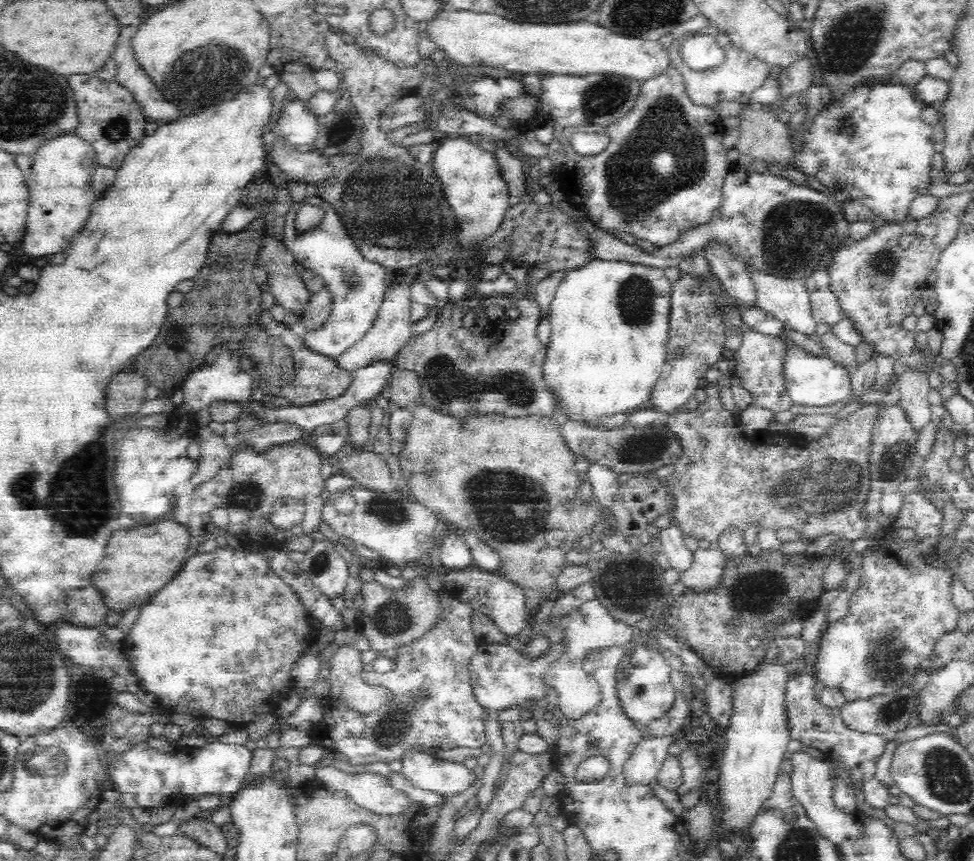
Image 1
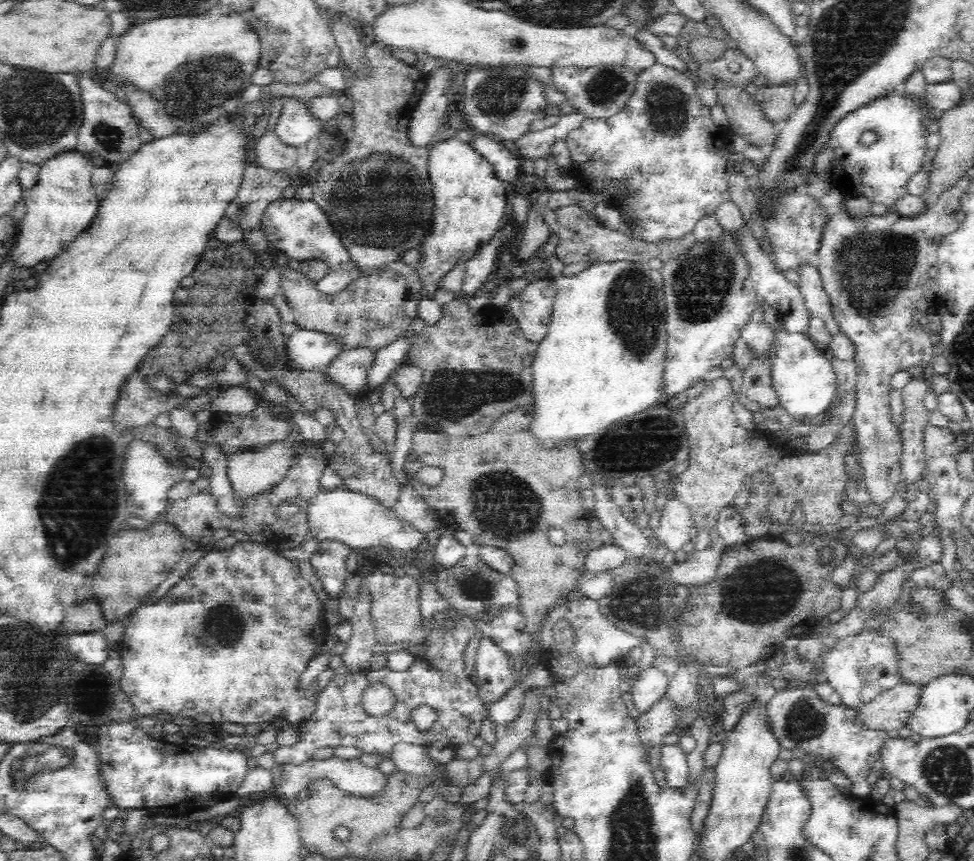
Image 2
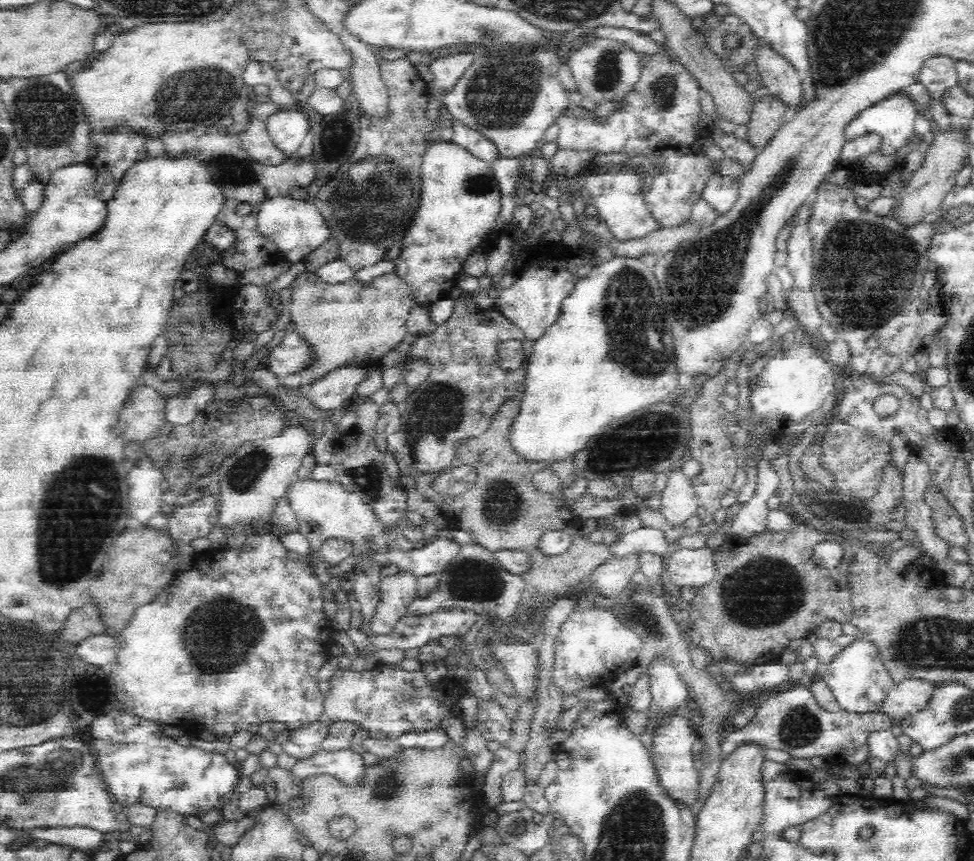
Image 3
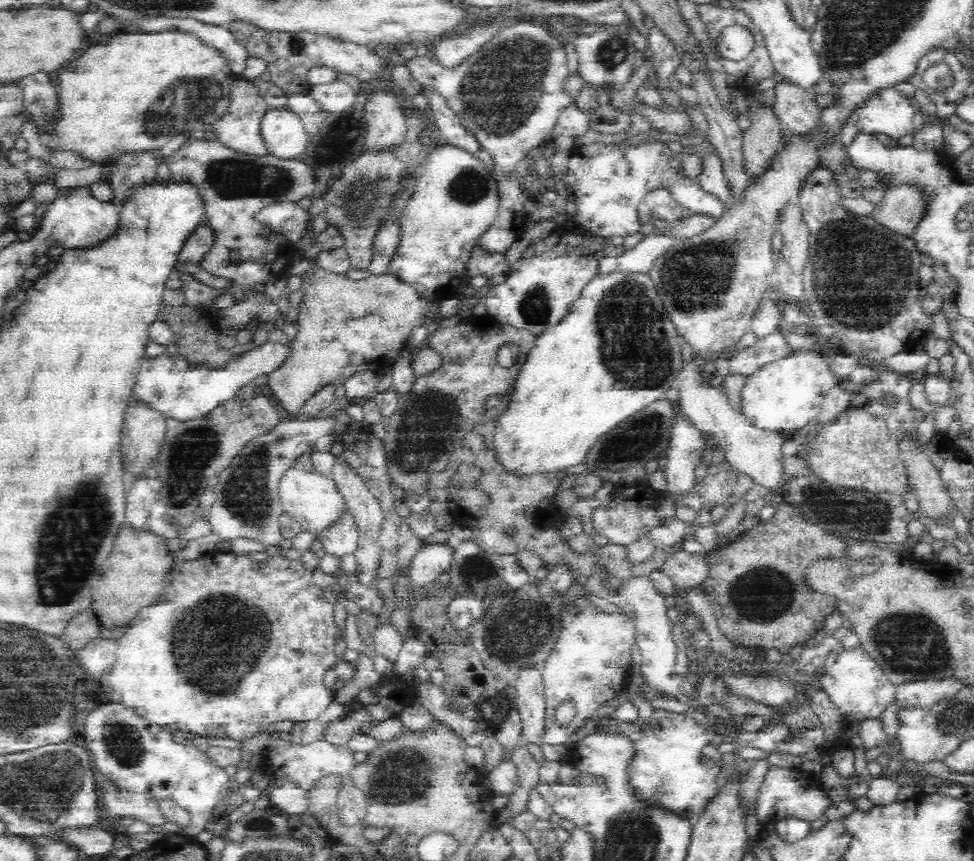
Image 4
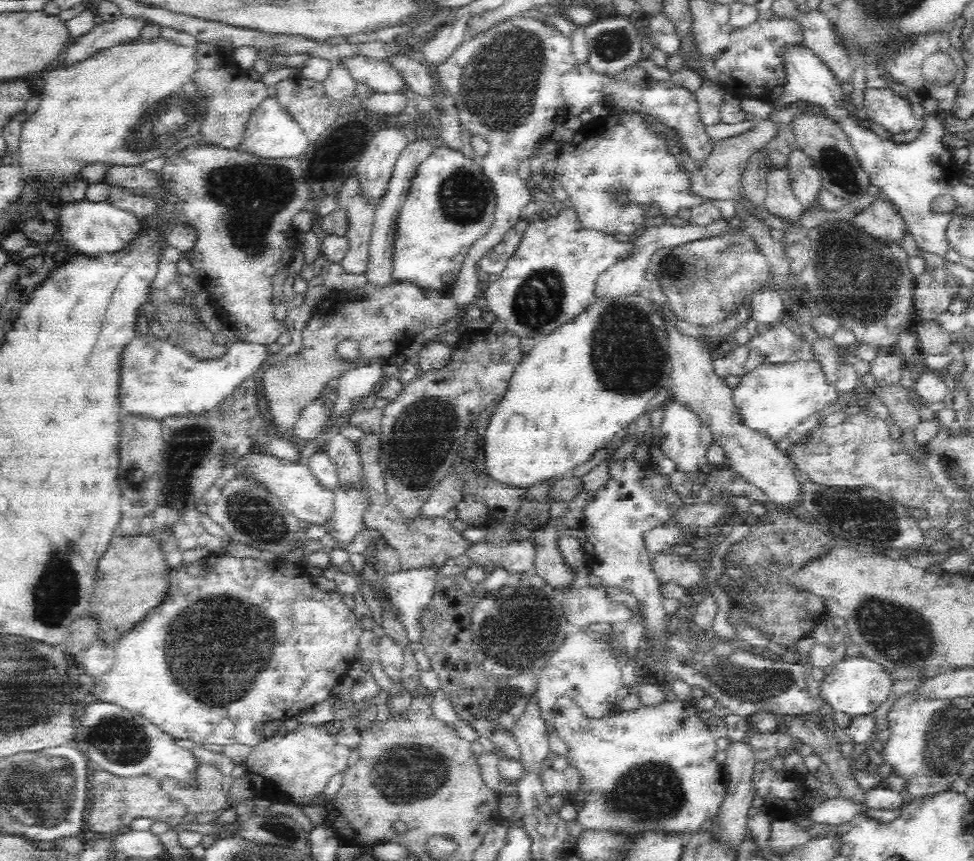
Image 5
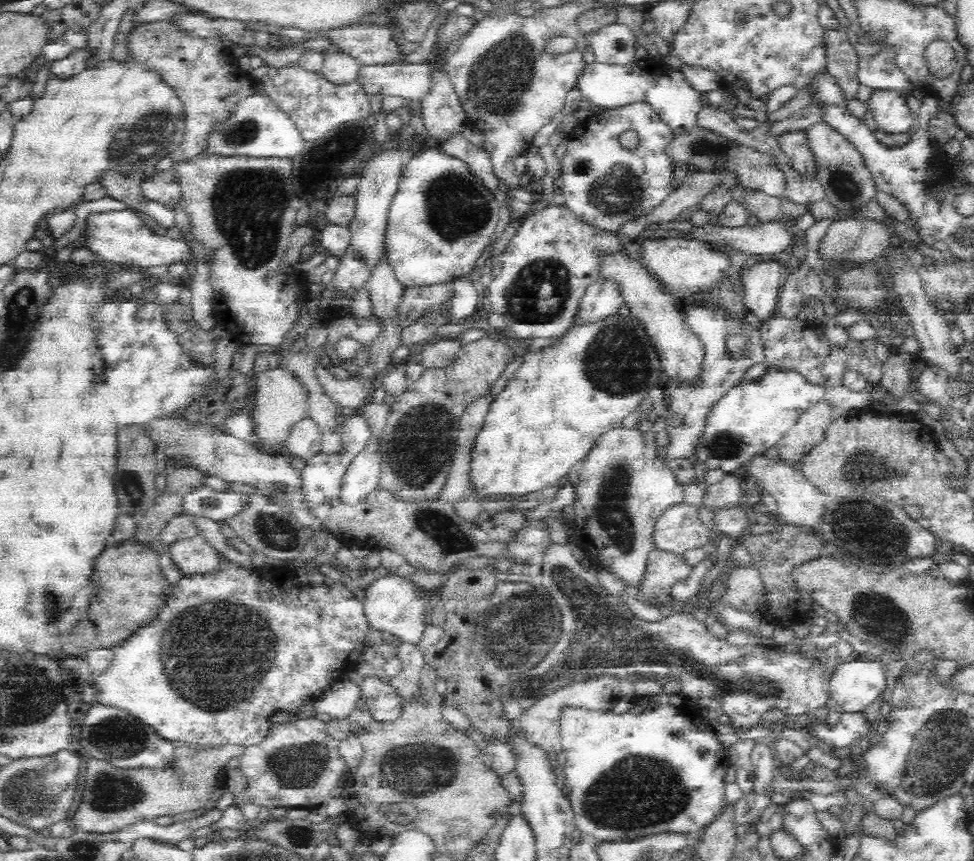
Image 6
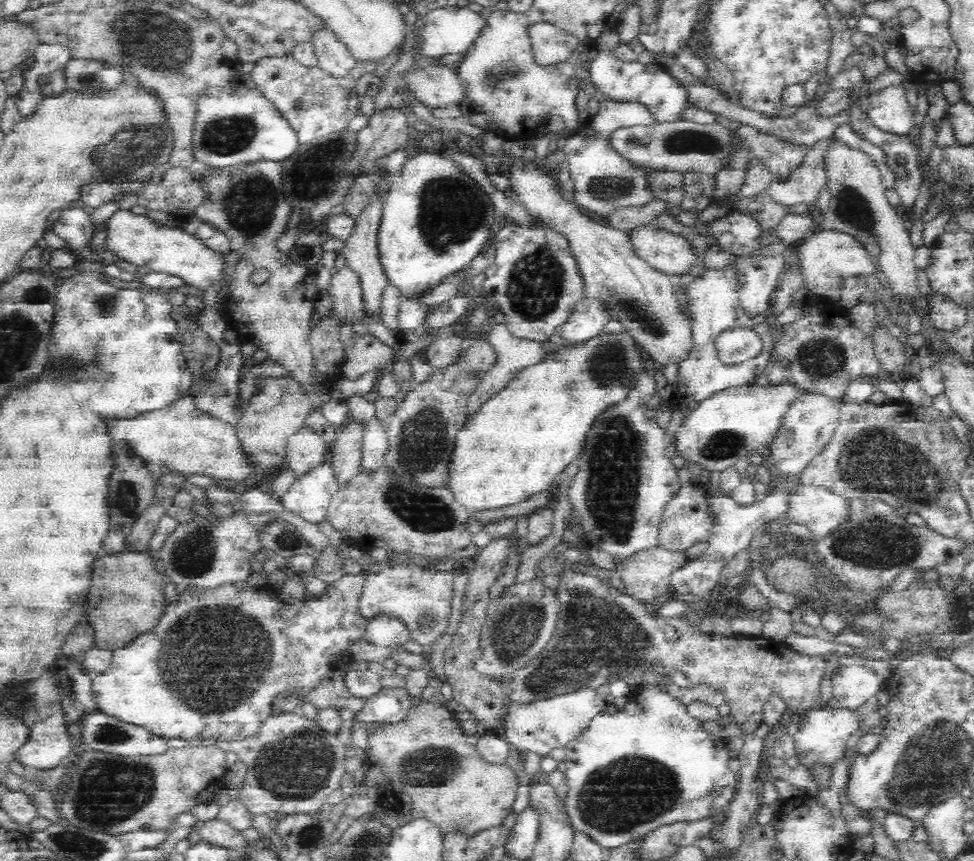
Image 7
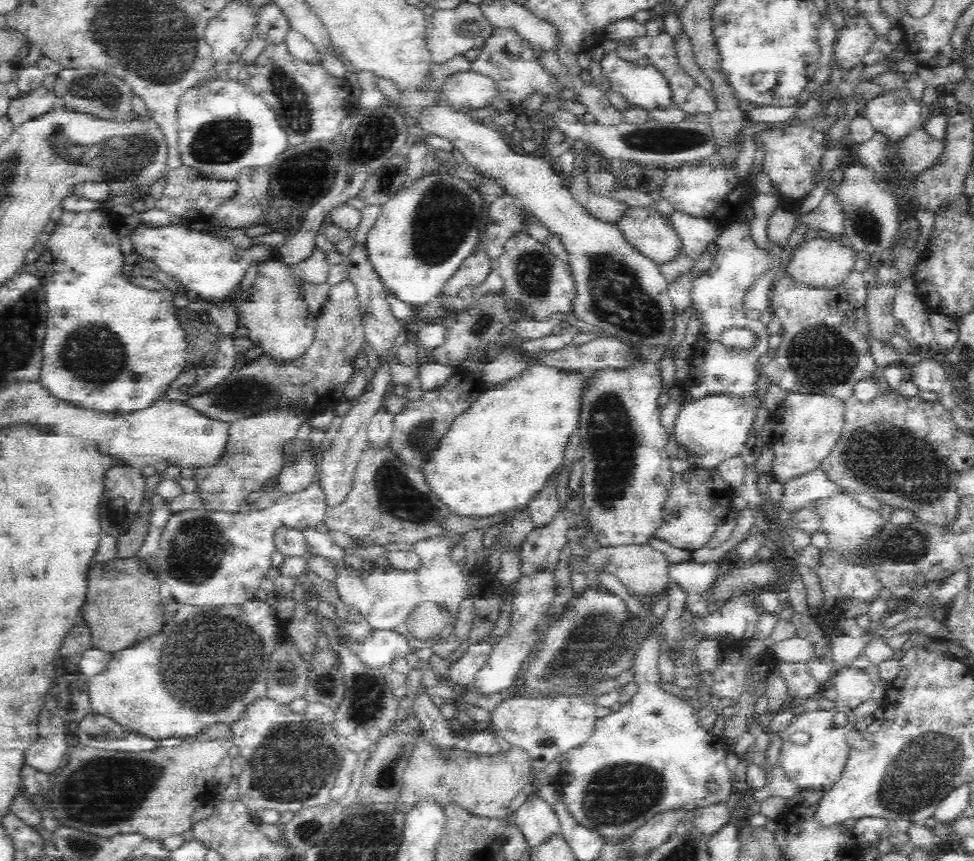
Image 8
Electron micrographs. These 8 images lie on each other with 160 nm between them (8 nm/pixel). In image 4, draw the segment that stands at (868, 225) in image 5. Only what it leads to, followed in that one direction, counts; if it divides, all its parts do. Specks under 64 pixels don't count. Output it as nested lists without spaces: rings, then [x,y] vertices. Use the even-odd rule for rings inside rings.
[[[892,186],[885,198],[870,212],[870,218],[880,226],[900,236],[911,237],[926,212],[924,195],[914,186]]]

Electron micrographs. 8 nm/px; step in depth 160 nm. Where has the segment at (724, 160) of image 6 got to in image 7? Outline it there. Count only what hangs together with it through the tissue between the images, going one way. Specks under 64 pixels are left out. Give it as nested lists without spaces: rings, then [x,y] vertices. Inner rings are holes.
[[[692,121],[652,124],[652,126],[632,126],[620,128],[608,136],[610,147],[620,157],[626,159],[634,167],[650,171],[700,172],[716,175],[722,170],[722,162],[732,152],[734,139],[723,127],[712,124],[696,124]]]

